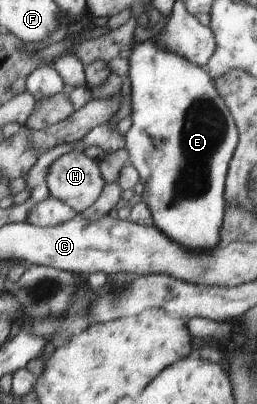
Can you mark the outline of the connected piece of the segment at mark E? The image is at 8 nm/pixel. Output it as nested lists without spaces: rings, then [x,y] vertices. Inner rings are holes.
[[[133,37],[131,44],[131,53],[126,56],[132,97],[132,125],[125,135],[125,149],[129,153],[127,164],[139,173],[144,185],[142,201],[149,208],[155,227],[189,251],[209,251],[221,241],[226,210],[225,181],[238,144],[237,125],[206,67],[193,65],[179,53],[169,53],[159,47],[153,37],[142,42],[136,42]]]

